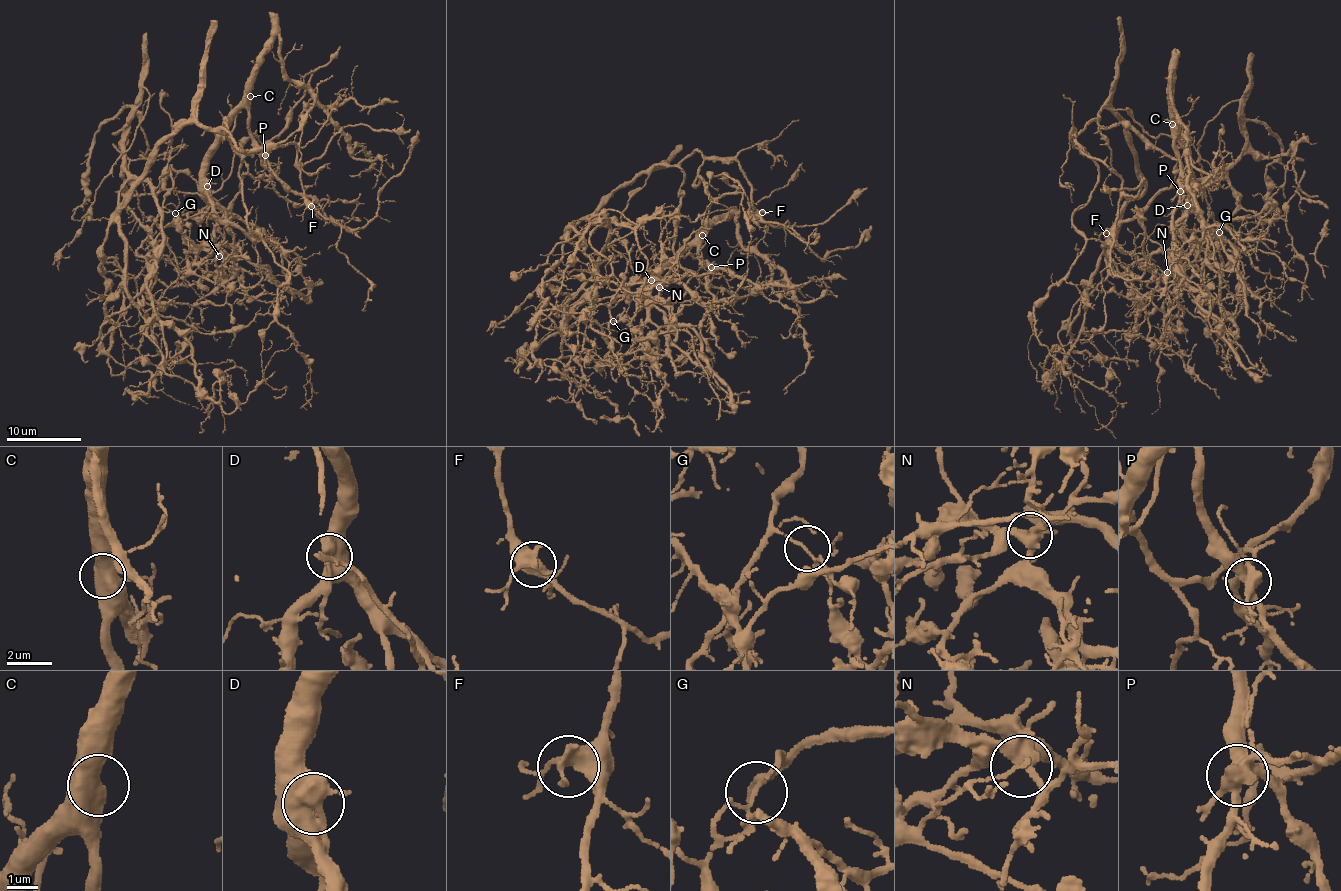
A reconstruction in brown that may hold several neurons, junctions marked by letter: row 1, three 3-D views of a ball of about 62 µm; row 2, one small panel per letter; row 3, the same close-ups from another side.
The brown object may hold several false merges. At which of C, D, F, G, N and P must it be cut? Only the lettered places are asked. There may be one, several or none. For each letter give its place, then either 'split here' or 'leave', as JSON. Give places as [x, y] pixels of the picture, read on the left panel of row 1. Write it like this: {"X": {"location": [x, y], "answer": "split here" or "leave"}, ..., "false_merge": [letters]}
{"C": {"location": [250, 96], "answer": "leave"}, "D": {"location": [207, 186], "answer": "split here"}, "F": {"location": [311, 206], "answer": "leave"}, "G": {"location": [175, 213], "answer": "split here"}, "N": {"location": [219, 256], "answer": "leave"}, "P": {"location": [265, 155], "answer": "split here"}, "false_merge": ["D", "G", "P"]}

